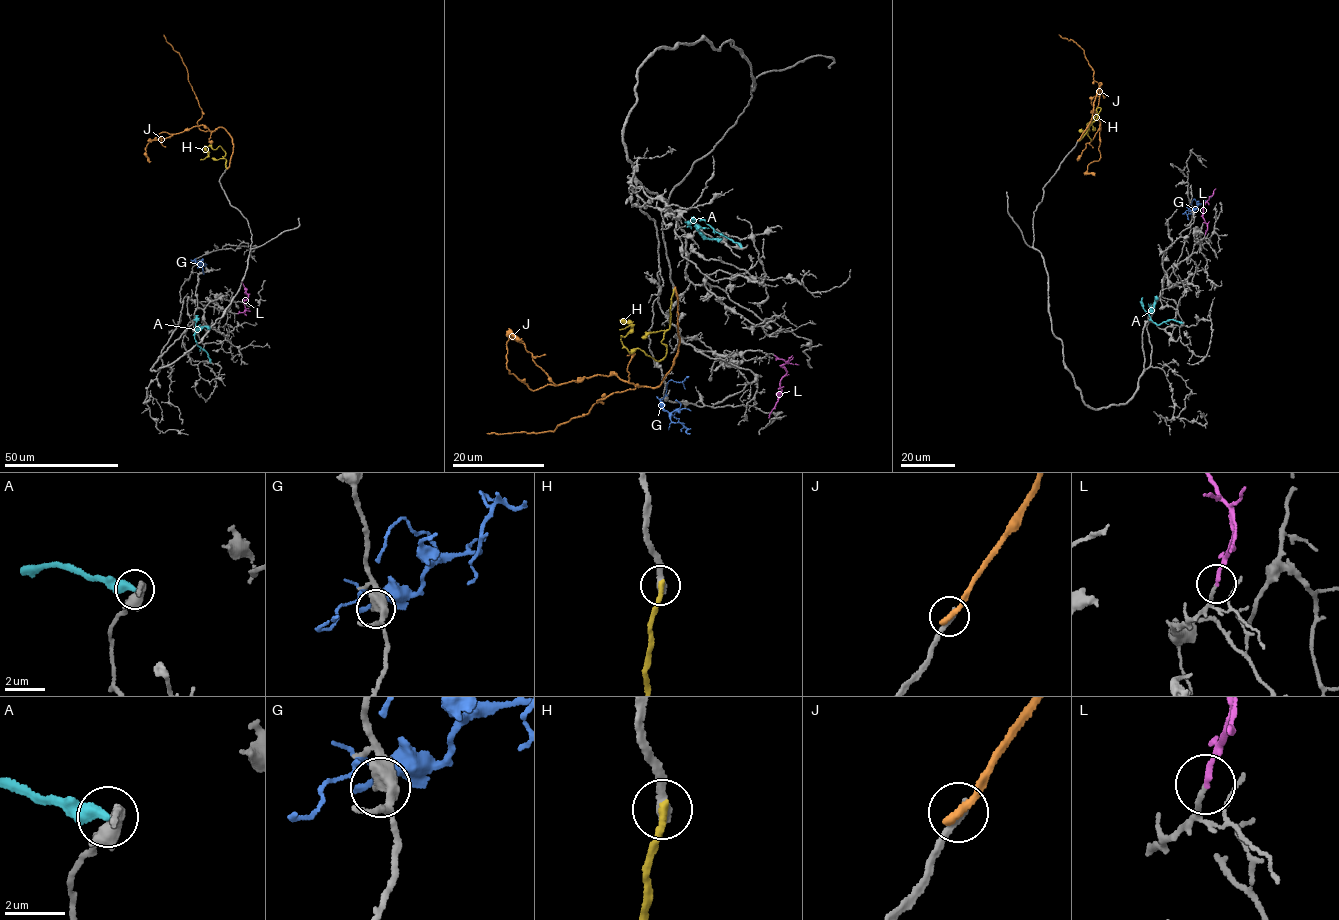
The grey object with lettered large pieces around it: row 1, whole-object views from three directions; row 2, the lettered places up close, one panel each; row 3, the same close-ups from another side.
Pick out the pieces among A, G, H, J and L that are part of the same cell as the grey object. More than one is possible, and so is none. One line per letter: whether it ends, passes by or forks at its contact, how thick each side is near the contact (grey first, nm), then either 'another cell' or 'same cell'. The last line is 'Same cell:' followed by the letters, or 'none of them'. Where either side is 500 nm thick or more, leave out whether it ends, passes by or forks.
A: it ends; calibres 380 and 400 nm; another cell
G: it passes by; calibres 240 and 200 nm; another cell
H: it ends; calibres 360 and 280 nm; another cell
J: it ends; calibres 360 and 320 nm; another cell
L: it ends; calibres 160 and 170 nm; same cell
Same cell: L

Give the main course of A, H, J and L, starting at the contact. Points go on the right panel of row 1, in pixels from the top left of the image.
A: (1182, 323), (1172, 320), (1158, 324), (1153, 322), (1149, 312), (1157, 298)
H: (1079, 140), (1096, 120), (1101, 108), (1096, 109), (1094, 118), (1086, 125), (1091, 141)
J: (1078, 139), (1090, 121), (1098, 85), (1105, 97), (1093, 77), (1094, 70), (1082, 48), (1058, 35)
L: (1205, 234), (1203, 207), (1216, 189)

